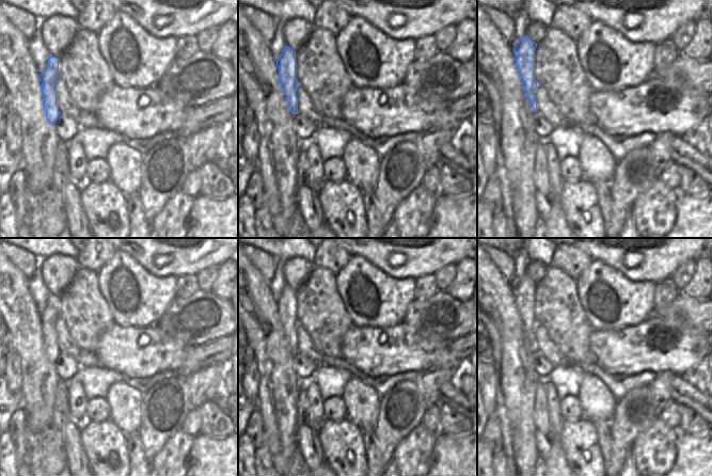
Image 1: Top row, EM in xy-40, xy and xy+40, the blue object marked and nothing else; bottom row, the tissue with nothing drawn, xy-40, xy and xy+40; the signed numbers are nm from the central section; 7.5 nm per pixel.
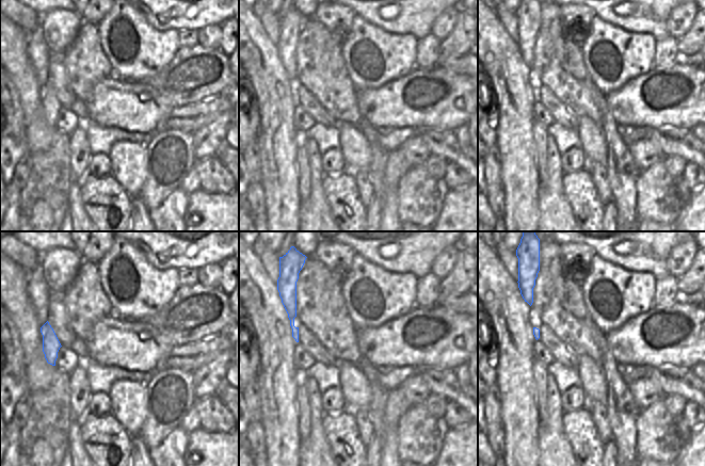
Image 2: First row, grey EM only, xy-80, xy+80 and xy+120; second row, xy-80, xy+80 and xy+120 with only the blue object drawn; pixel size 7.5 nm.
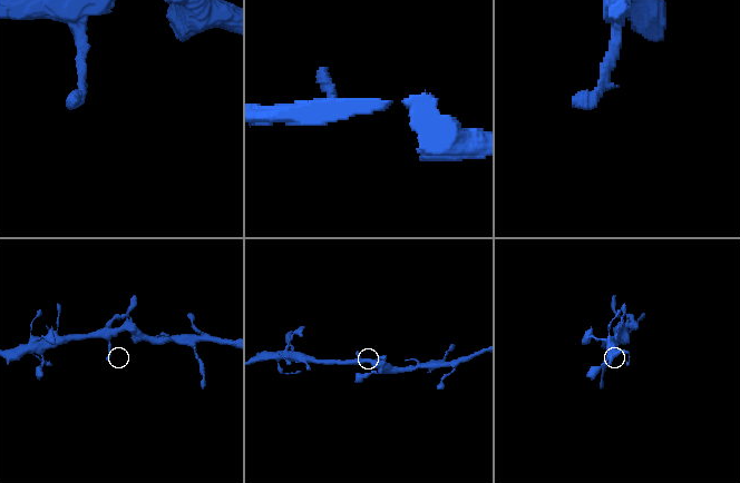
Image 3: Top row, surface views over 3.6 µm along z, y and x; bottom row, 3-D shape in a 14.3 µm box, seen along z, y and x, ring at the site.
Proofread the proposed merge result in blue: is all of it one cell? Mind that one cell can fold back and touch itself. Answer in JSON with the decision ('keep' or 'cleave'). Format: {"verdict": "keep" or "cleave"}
{"verdict": "keep"}

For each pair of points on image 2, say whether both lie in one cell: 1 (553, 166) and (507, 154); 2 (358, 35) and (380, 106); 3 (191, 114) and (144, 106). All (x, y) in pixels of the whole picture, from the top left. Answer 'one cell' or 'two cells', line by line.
1: two cells
2: two cells
3: two cells

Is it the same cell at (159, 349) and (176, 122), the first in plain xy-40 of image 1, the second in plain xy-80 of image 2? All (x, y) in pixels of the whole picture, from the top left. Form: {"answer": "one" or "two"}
{"answer": "two"}

